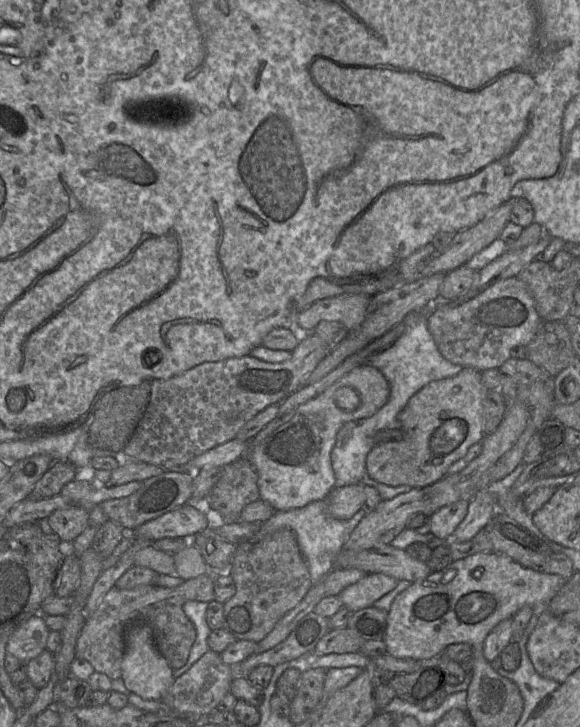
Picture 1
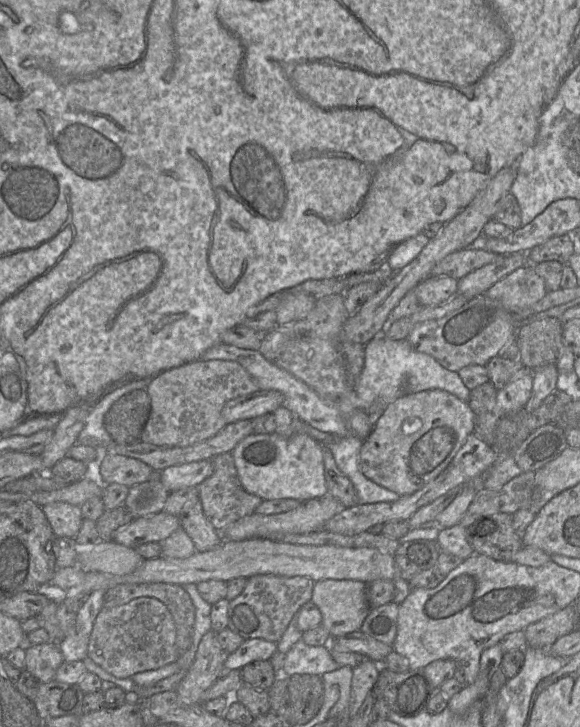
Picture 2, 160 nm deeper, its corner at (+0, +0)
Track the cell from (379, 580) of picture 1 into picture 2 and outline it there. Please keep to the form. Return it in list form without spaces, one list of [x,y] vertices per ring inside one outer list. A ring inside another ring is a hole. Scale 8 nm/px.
[[[326,579],[314,583],[311,601],[319,608],[331,639],[359,631],[370,611],[367,584]]]

